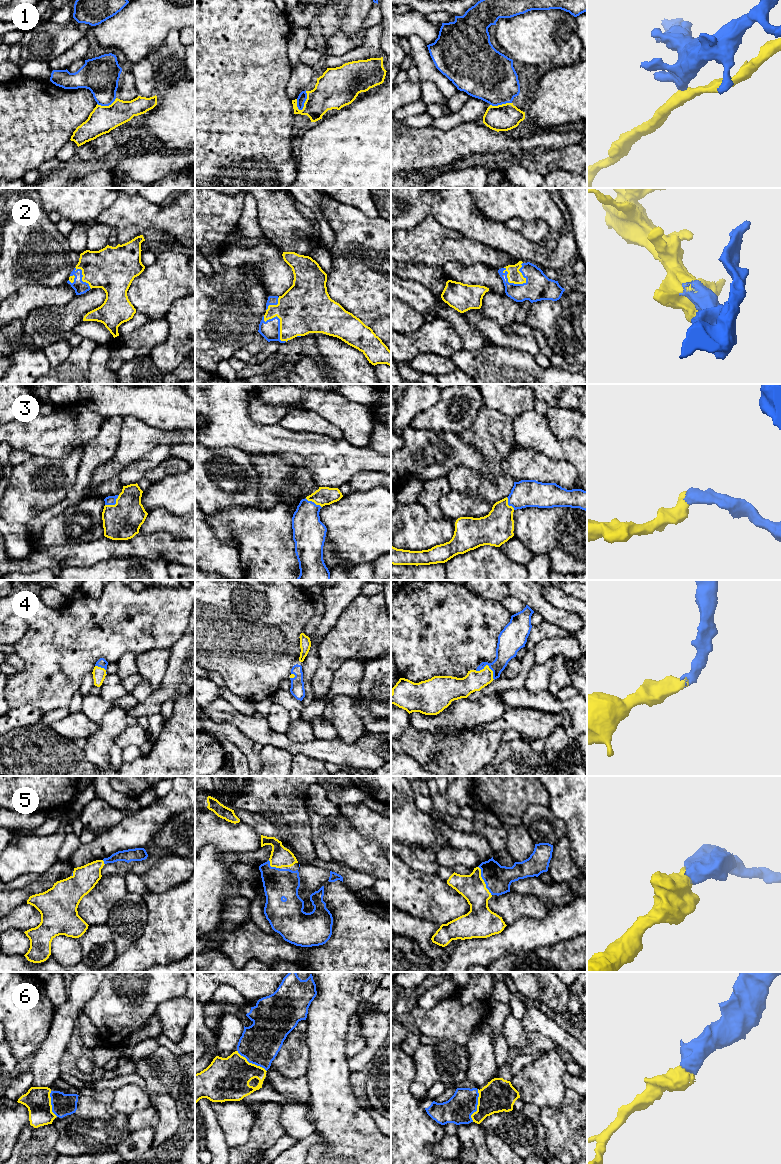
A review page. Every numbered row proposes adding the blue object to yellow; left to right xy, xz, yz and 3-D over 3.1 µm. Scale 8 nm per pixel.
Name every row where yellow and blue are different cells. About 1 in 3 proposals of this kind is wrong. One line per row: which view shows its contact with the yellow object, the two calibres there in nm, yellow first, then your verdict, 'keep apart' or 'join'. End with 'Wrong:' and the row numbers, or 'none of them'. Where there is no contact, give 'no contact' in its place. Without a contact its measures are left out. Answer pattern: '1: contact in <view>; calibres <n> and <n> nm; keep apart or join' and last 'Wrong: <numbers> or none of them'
1: contact in xz; calibres 300 and 70 nm; keep apart
2: contact in yz; calibres 110 and 220 nm; join
3: contact in xy; calibres 300 and 80 nm; join
4: contact in yz; calibres 160 and 190 nm; join
5: contact in yz; calibres 220 and 220 nm; join
6: contact in yz; calibres 260 and 220 nm; join
Wrong: 1

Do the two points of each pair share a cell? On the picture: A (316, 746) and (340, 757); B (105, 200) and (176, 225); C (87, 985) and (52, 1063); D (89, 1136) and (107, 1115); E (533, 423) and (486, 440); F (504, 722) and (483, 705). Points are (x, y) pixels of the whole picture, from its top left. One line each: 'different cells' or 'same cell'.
A: same cell
B: different cells
C: same cell
D: same cell
E: different cells
F: different cells

